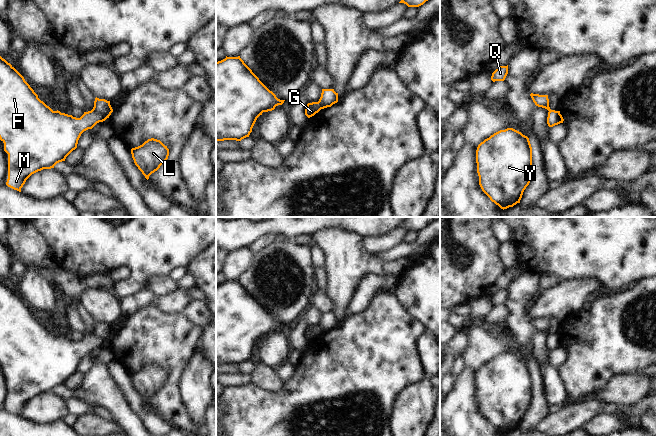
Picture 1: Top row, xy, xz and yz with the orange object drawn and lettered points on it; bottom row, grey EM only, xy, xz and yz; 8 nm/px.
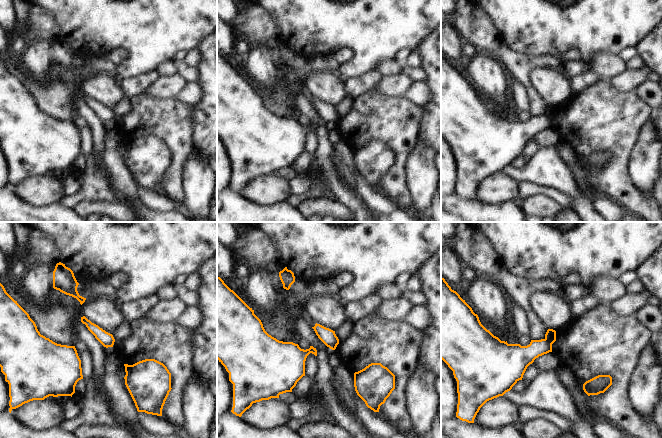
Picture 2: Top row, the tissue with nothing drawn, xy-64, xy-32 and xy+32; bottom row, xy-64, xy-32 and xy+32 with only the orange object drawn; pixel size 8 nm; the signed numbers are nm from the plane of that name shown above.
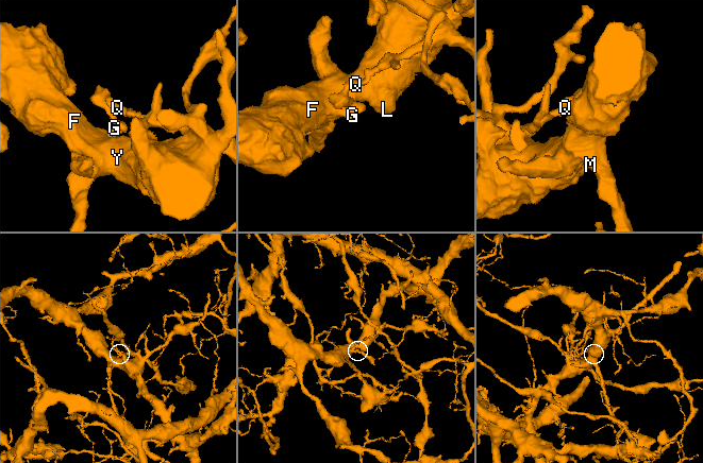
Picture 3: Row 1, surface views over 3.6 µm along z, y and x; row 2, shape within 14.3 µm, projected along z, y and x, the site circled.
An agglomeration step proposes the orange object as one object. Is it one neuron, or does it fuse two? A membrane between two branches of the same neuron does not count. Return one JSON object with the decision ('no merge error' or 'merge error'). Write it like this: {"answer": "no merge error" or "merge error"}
{"answer": "merge error"}

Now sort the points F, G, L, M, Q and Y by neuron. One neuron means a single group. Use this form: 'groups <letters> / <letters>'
groups F G L M Y / Q

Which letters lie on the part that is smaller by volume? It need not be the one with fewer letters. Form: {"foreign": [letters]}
{"foreign": ["Q"]}

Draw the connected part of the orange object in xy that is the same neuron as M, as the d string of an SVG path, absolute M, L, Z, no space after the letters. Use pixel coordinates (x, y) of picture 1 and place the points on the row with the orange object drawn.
M0 56L0 140L8 154L8 187L21 192L32 174L65 161L81 134L103 121L93 110L80 118L53 111Z

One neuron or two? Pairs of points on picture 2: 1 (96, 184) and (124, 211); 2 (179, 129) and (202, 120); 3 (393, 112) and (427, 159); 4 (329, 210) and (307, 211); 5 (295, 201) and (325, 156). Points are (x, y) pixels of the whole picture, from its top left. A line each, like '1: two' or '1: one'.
1: two
2: two
3: two
4: one
5: two

